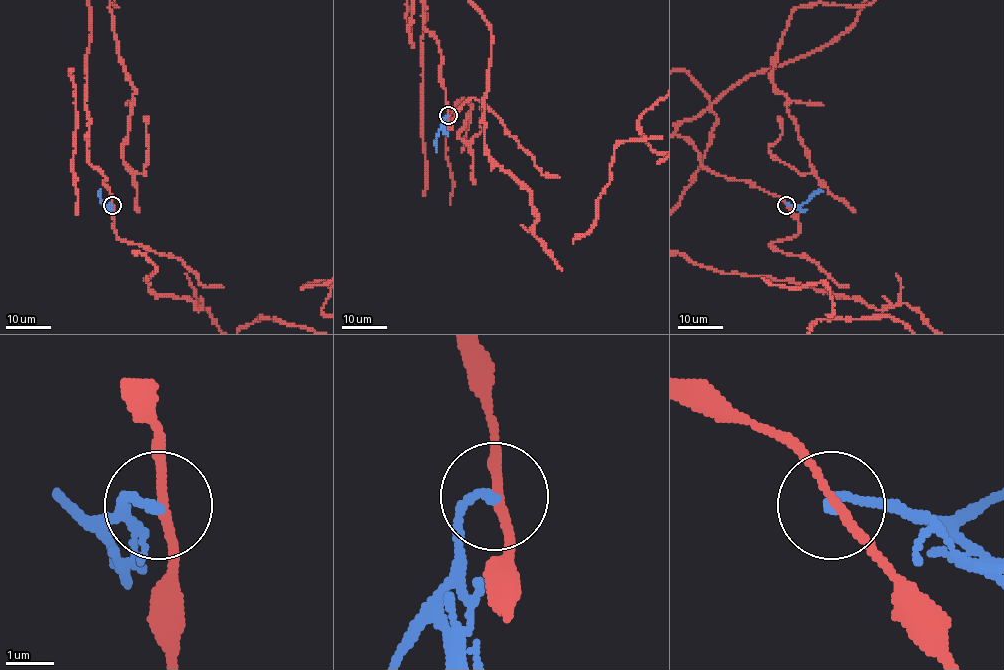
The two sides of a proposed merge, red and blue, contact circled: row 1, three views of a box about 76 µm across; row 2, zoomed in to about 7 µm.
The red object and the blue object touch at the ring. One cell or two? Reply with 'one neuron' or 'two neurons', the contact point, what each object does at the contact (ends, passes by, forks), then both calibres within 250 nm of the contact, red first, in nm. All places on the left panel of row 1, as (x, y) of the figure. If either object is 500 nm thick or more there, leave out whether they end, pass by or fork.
two neurons | (112, 205) | red passes by | blue ends | 160/200 nm

